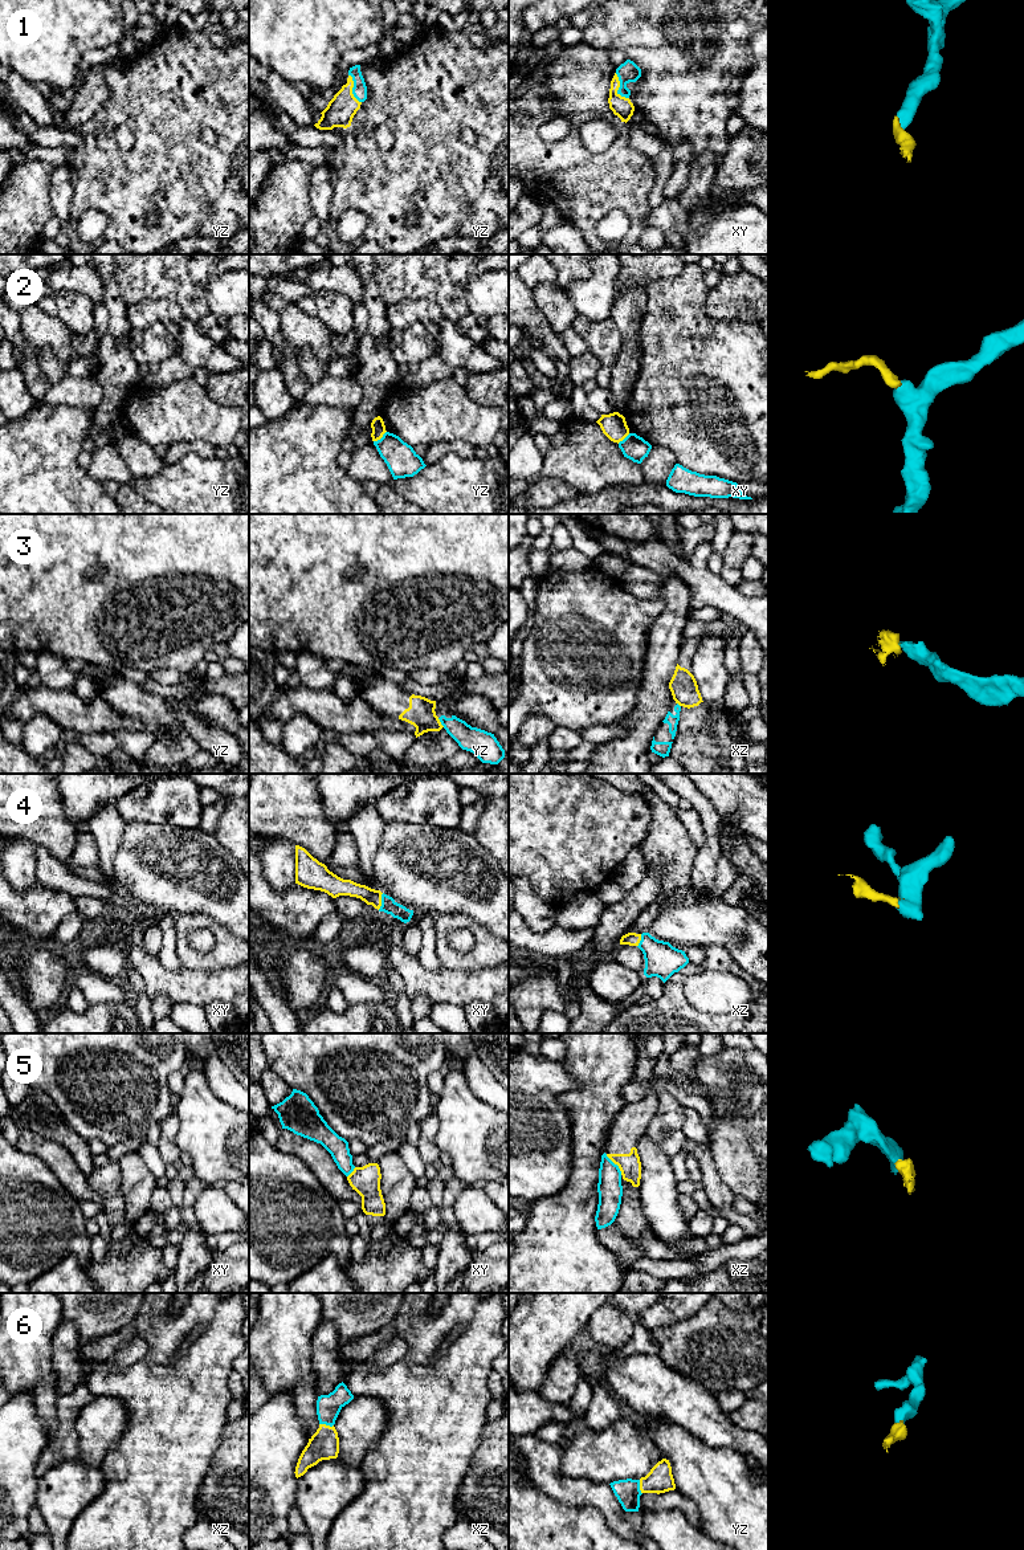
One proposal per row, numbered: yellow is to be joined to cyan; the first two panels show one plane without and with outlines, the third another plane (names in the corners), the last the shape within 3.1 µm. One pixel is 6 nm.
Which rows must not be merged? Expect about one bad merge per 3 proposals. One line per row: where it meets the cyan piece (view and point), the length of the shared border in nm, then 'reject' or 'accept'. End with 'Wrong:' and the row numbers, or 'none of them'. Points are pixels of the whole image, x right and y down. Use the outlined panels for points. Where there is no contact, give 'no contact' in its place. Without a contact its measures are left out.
1: meets cyan in xy at (619, 88); contact 180 nm long; accept
2: meets cyan in yz at (382, 437); contact 100 nm long; reject
3: meets cyan in yz at (440, 721); contact 70 nm long; reject
4: meets cyan in xy at (382, 901); contact 110 nm long; accept
5: meets cyan in xz at (616, 1165); contact 160 nm long; reject
6: meets cyan in xz at (326, 1424); contact 90 nm long; accept
Wrong: 2, 3, 5

